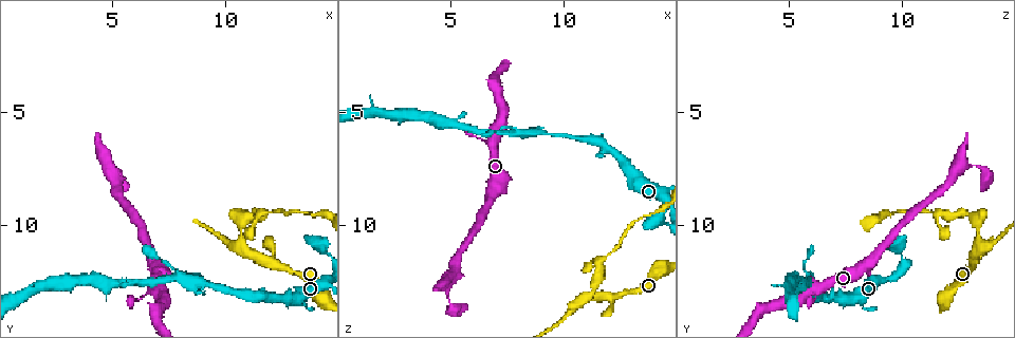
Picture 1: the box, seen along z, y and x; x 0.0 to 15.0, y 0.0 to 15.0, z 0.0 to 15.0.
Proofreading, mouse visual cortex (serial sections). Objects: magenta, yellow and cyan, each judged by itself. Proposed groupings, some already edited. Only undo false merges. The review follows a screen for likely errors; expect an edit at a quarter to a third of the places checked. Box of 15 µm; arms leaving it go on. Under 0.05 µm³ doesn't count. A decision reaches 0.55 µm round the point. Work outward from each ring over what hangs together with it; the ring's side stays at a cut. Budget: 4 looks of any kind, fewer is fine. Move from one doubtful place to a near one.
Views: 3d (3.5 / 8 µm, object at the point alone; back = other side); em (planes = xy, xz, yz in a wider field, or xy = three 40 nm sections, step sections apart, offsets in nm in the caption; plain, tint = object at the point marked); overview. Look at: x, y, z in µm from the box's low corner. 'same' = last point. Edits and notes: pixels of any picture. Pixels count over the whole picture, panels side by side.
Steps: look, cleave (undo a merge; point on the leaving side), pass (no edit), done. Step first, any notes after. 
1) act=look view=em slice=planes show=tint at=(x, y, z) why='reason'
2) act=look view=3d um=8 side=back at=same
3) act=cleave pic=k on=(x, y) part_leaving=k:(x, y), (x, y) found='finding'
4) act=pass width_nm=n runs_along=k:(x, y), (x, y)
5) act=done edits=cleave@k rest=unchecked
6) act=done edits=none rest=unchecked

act=look view=3d um=3.5 at=(14.2, 10.9, 9.8) why='abrupt turn'

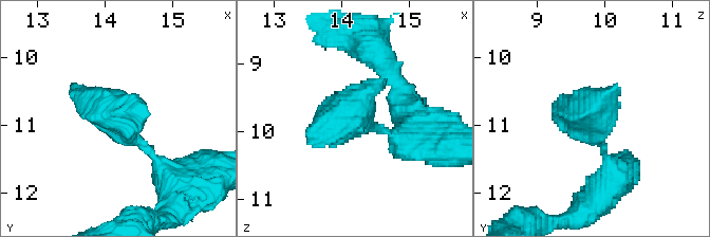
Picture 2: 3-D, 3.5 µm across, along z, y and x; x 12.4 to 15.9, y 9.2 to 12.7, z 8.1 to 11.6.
act=look view=em slice=xy step=1 show=tint at=(14.25, 10.95, 9.80) why='shape alone is not enough'

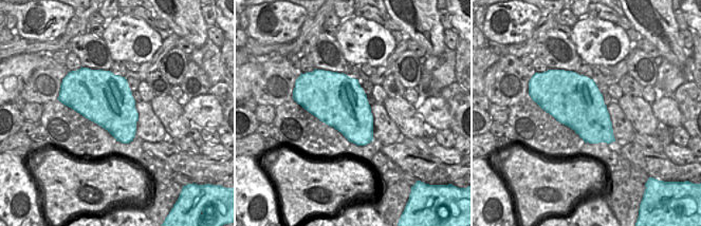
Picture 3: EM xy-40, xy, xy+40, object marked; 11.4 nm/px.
act=pass runs_along=2:(169, 175), (120, 123), (71, 84) found='all the same cell'

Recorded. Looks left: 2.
act=look view=3d um=3.5 at=(10.8, 9.8, 13.3) why='calibre changes'

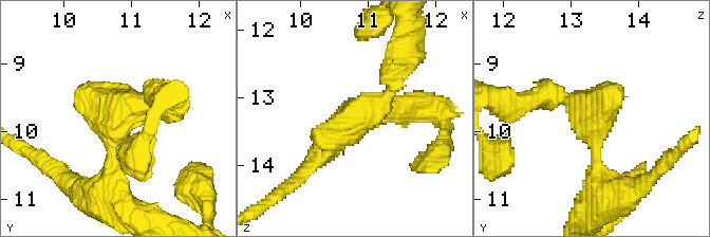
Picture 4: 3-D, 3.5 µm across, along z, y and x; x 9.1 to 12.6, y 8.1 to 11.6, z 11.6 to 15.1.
act=look view=em slice=xy step=1 show=tint at=(10.75, 9.85, 13.30)

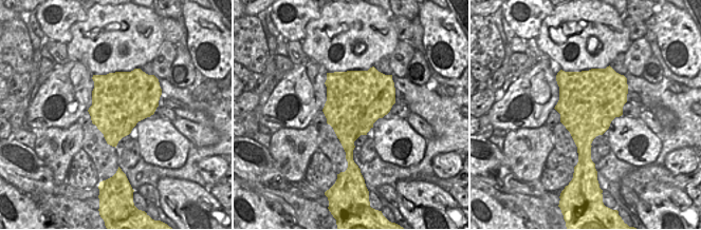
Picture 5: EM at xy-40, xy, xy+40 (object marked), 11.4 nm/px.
act=pass found='continuous, no second cell'

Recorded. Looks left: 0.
act=done edits=none rest=unchecked

